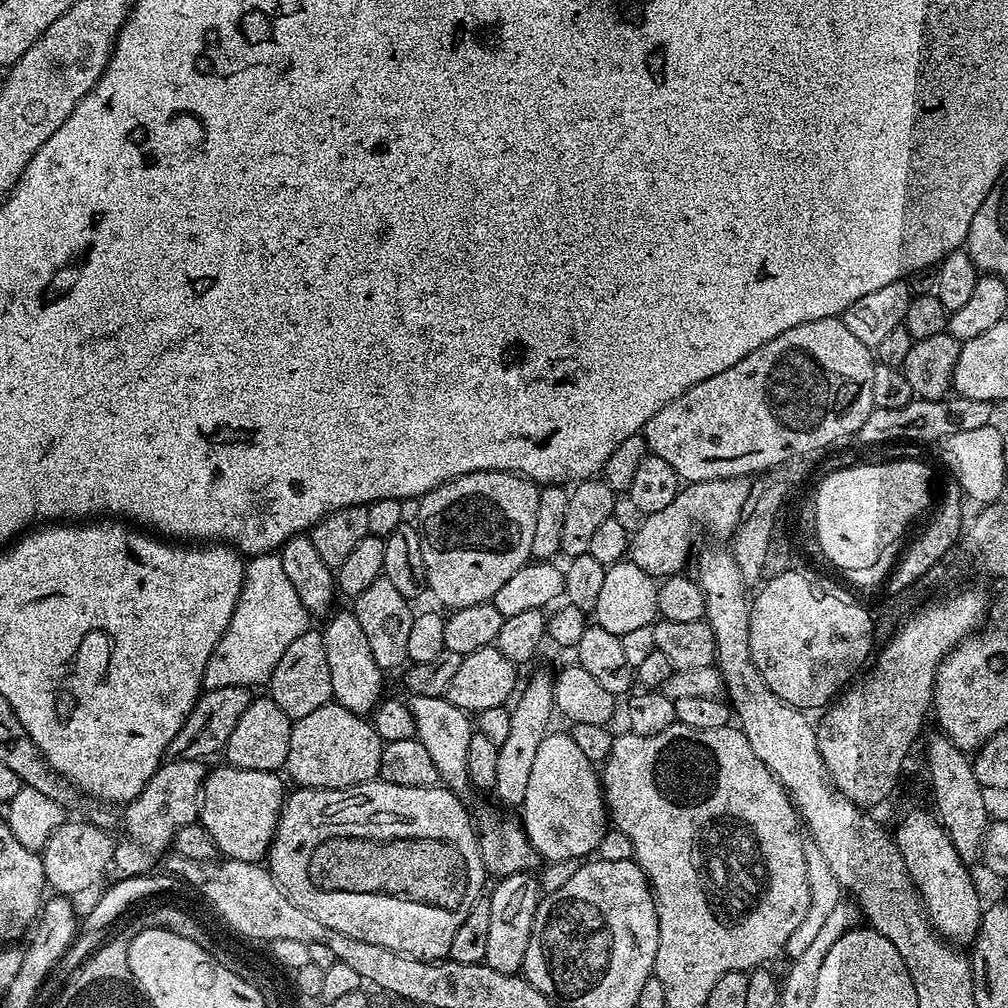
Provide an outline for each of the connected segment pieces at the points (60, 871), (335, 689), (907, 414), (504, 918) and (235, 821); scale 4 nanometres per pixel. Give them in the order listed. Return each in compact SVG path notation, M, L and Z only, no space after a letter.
M66 822L54 834L50 834L50 842L42 850L44 858L44 879L47 887L53 893L63 894L69 898L75 897L75 892L84 892L87 888L92 888L104 876L104 871L109 871L110 865L114 860L114 840L108 837L109 833L98 827L97 824L81 822L81 824L72 824Z
M333 611L327 617L328 625L322 628L326 658L330 662L330 682L332 683L332 700L346 706L354 714L367 717L376 711L384 692L385 673L374 662L374 654L370 654L370 646L366 643L366 634L362 626L358 626L355 611Z
M913 398L899 410L873 408L866 422L860 427L858 440L864 444L884 444L887 440L913 440L916 444L932 444L950 438L950 434L962 434L962 430L978 430L993 419L993 405L987 400L965 400L945 398L943 400L921 400Z
M531 871L515 872L509 876L501 876L495 881L488 901L490 902L490 931L486 941L484 963L499 972L519 973L524 966L526 946L530 946L530 930L534 930L534 914L542 899L539 879Z
M223 767L213 772L211 769L204 777L198 822L208 831L221 857L251 864L261 863L268 855L284 805L285 777L280 772Z

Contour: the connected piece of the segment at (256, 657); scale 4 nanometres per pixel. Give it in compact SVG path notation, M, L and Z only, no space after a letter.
M267 552L253 556L244 566L244 585L238 594L234 614L218 642L210 662L206 662L203 687L209 688L246 688L252 684L271 681L278 658L286 654L290 642L303 632L309 631L310 617L298 599L298 593L286 578L279 555Z

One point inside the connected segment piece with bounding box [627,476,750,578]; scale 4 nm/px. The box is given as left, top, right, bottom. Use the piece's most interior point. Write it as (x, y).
(662, 544)

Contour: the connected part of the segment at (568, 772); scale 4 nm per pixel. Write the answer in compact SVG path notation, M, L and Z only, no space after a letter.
M549 731L542 746L538 746L538 754L530 770L530 783L526 786L523 812L523 830L532 843L535 855L545 856L545 861L580 862L599 849L604 833L610 827L608 809L604 806L602 780L597 765L592 764L586 754L582 754L567 731Z

